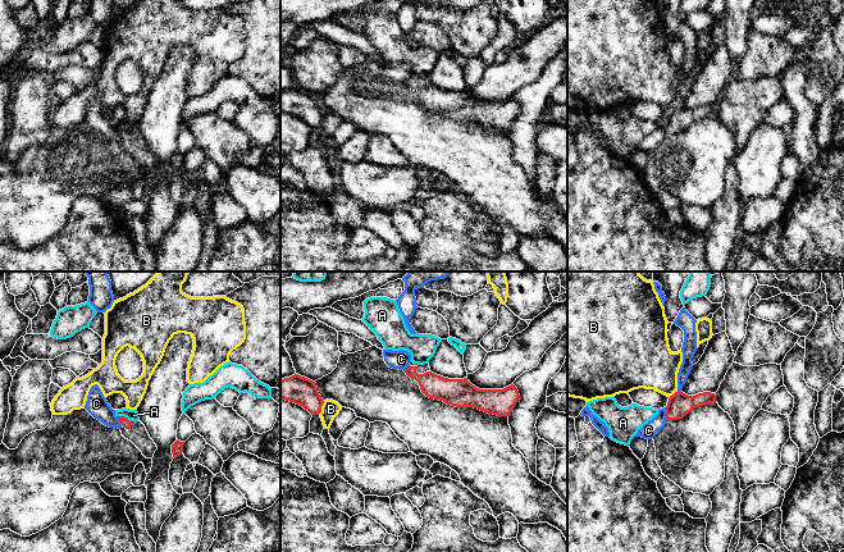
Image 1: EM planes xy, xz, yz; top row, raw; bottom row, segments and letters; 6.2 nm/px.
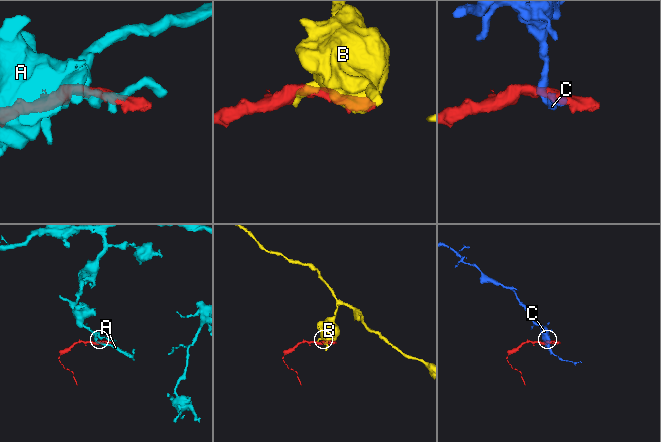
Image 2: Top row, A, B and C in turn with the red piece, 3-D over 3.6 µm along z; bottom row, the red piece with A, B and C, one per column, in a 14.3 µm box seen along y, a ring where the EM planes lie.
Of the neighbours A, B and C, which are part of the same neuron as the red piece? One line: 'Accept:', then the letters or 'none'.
Accept: none

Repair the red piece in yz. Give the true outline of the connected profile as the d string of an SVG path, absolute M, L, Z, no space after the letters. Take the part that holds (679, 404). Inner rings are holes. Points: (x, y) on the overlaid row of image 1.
M681 391L670 396L666 406L666 420L683 419L693 409L711 405L716 402L716 394L711 392L698 393L695 396L688 396Z

